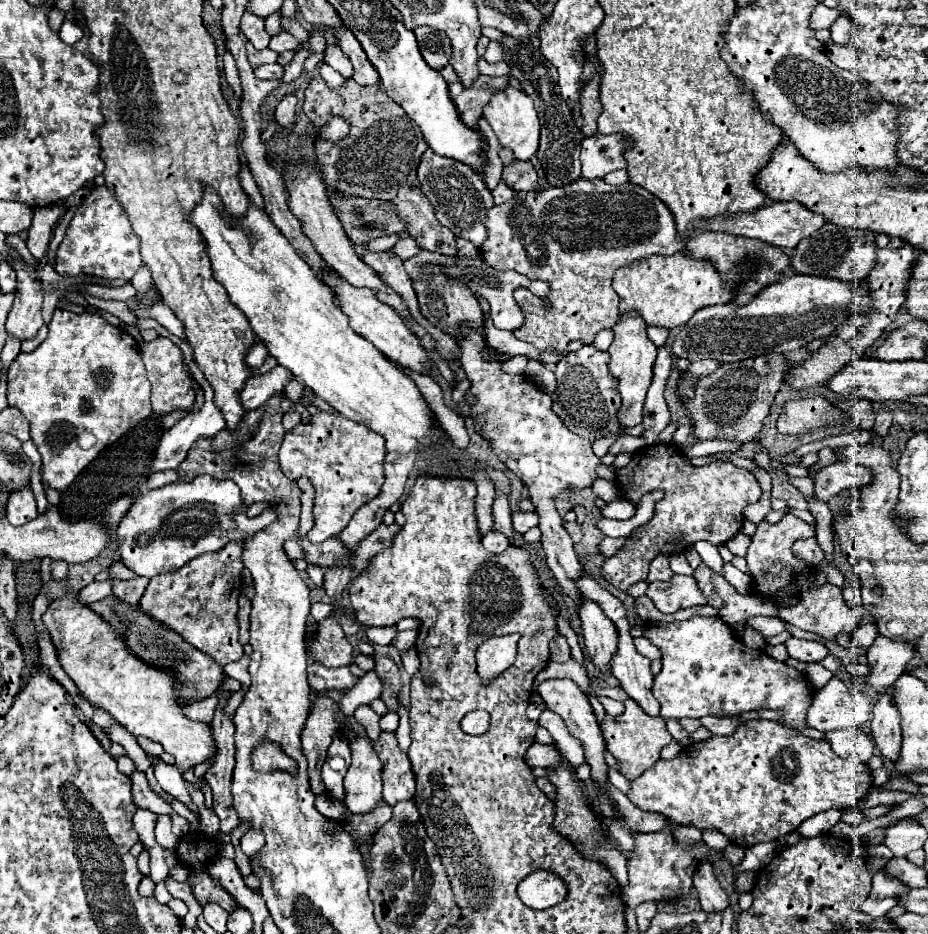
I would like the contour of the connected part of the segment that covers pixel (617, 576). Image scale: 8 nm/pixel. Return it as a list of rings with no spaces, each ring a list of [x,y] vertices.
[[[662,442],[636,450],[630,464],[616,472],[616,486],[620,496],[634,506],[638,506],[642,496],[648,492],[662,490],[666,494],[666,498],[656,502],[652,520],[638,526],[628,536],[626,544],[600,566],[602,578],[622,592],[626,592],[632,584],[646,580],[648,566],[658,554],[670,556],[684,552],[698,540],[708,540],[714,546],[728,542],[742,528],[744,506],[758,502],[762,496],[762,490],[750,470],[738,468],[732,462],[712,462],[696,468],[682,456],[682,450],[676,444]]]

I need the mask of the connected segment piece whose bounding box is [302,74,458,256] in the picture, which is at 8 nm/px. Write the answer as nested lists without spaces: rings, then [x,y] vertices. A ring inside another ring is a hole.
[[[318,74],[304,90],[302,112],[308,116],[314,128],[326,126],[334,116],[340,116],[350,124],[350,132],[344,140],[332,142],[318,138],[314,142],[314,154],[326,186],[350,196],[390,202],[400,220],[406,224],[408,234],[418,242],[420,248],[440,252],[444,256],[458,254],[454,234],[436,220],[434,208],[420,192],[420,184],[416,180],[416,168],[428,144],[420,128],[416,128],[416,122],[408,120],[404,110],[394,100],[388,100],[380,86],[364,88],[350,78],[340,88],[328,88]]]

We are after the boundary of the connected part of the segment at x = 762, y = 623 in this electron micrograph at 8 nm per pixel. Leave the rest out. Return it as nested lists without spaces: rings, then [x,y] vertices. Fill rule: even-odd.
[[[756,616],[756,618],[748,618],[746,626],[760,632],[762,636],[776,636],[780,632],[784,632],[784,622],[780,618],[766,618],[766,616]]]

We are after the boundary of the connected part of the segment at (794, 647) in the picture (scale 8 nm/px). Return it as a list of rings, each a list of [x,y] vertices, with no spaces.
[[[788,638],[784,646],[792,658],[802,660],[802,662],[820,662],[828,656],[828,648],[824,646],[824,642],[816,642],[816,640]]]

